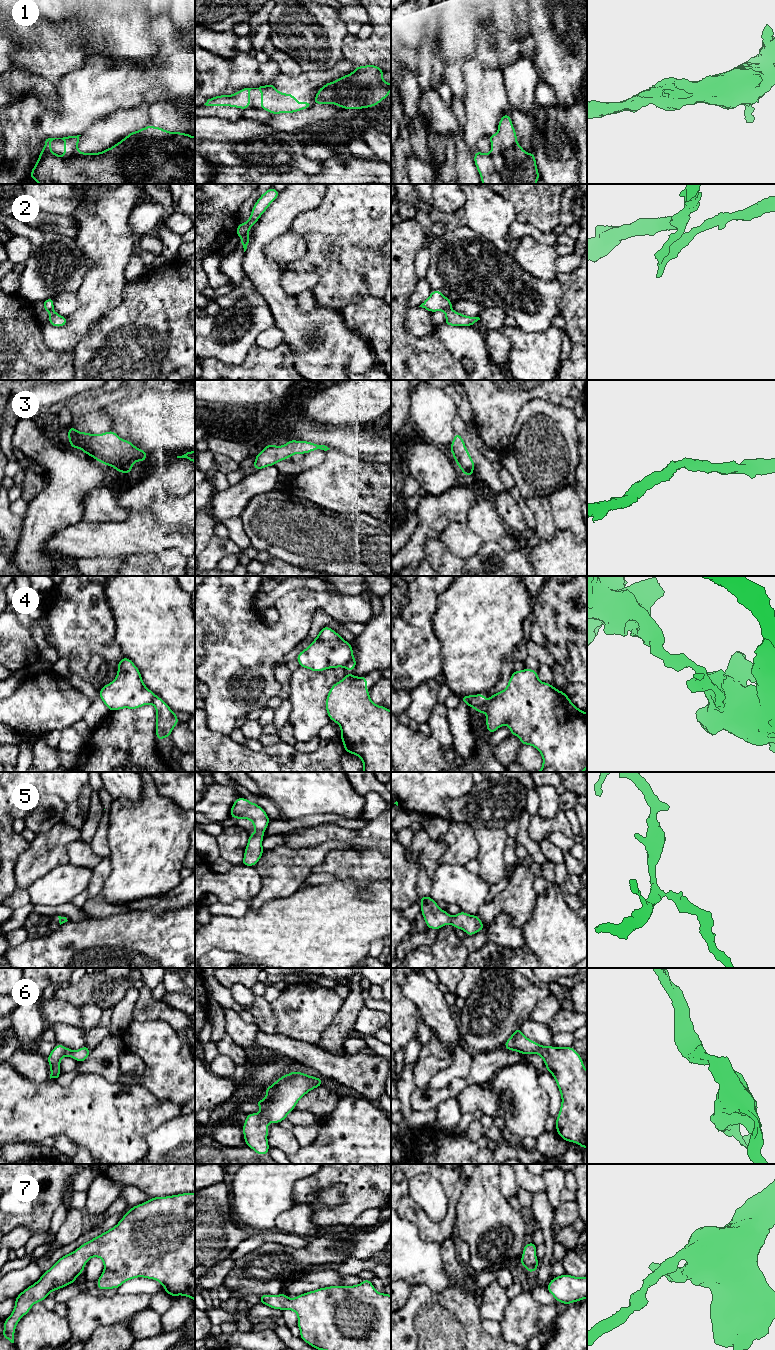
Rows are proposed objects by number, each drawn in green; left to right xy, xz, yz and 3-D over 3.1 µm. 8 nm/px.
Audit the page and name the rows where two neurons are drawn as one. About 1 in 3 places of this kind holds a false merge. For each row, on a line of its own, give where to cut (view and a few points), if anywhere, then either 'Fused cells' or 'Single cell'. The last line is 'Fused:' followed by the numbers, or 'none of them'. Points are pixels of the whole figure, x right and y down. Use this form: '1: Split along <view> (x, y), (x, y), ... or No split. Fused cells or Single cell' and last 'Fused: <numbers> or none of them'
1: Split along yz (517, 143), (503, 149), (495, 145), (492, 146). Fused cells
2: Split along yz (450, 308), (445, 311). Fused cells
3: No split. Single cell
4: Split along xz (352, 656), (344, 666). Fused cells
5: No split. Single cell
6: No split. Single cell
7: No split. Single cell
Fused: 1, 2, 4

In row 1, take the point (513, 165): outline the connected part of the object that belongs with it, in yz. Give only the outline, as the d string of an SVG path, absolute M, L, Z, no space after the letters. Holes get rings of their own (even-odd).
M518 143L504 150L493 145L488 154L475 151L474 163L482 184L536 184L540 178L535 154L533 152L526 153Z

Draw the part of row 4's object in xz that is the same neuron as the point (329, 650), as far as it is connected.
M324 626L316 639L297 655L296 660L300 667L320 672L345 667L352 657L352 645L330 627Z

